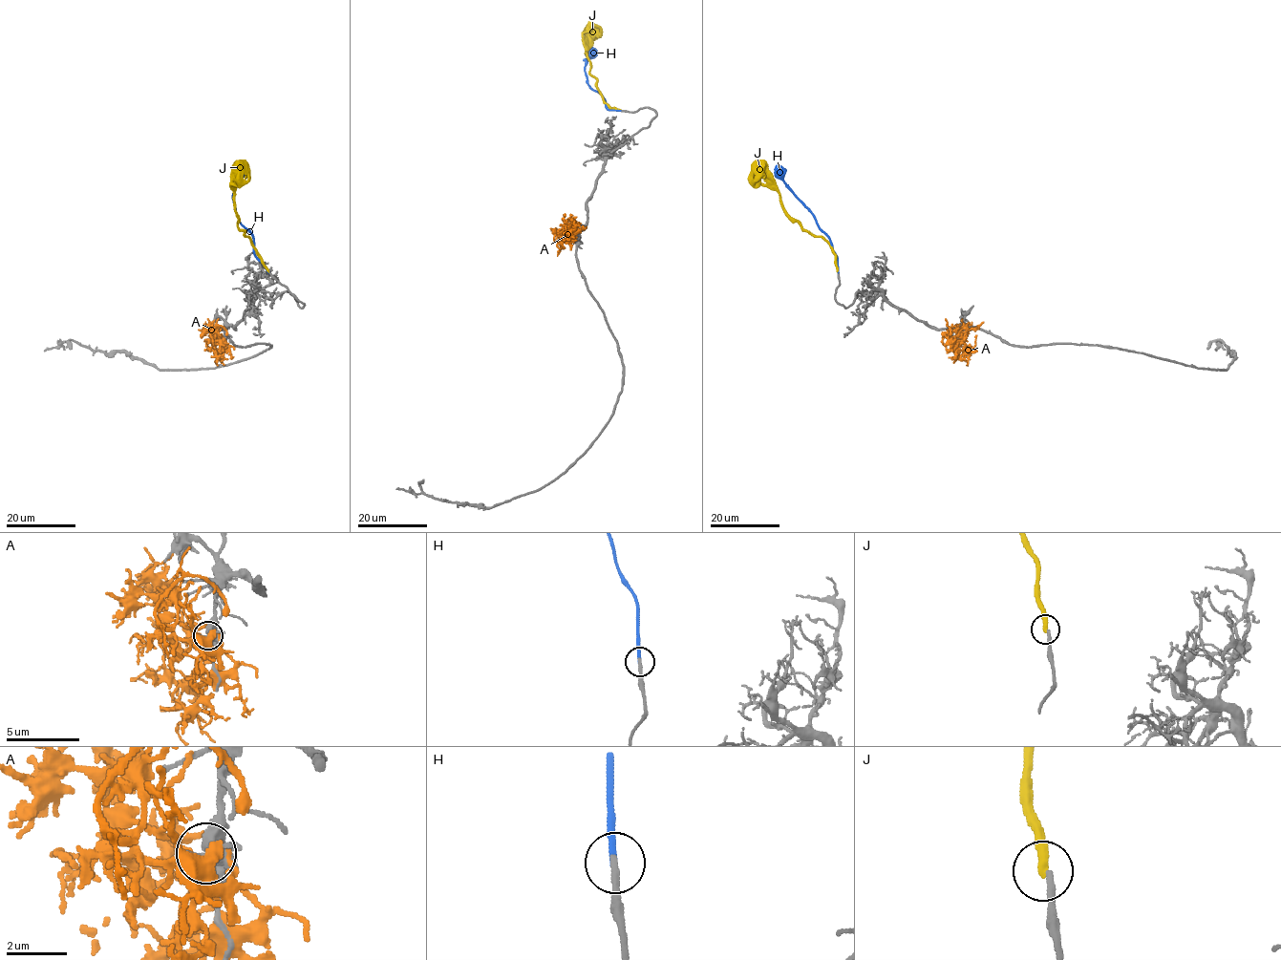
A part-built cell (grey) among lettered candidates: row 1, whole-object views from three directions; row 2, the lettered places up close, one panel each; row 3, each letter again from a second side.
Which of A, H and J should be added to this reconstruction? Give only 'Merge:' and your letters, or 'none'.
Merge: H

